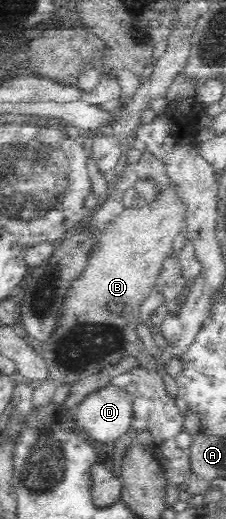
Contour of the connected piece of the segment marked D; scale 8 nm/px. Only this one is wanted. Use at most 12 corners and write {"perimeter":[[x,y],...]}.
{"perimeter":[[109,382],[78,404],[75,425],[96,442],[131,428],[134,399]]}

